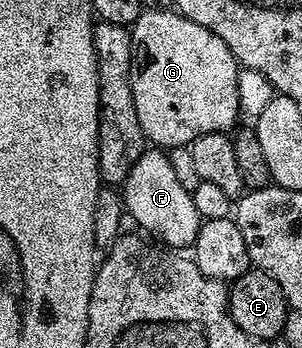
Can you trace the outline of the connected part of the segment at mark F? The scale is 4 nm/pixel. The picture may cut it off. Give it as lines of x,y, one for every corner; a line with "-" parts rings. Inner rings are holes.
147,148
136,159
136,163
129,175
126,176
120,192
125,212
132,215
134,224
139,230
147,229
147,231
142,231
149,234
151,238
159,237
159,239
154,239
174,251
185,250
185,245
186,248
193,246
203,220
196,211
193,192
185,189
180,184
180,179
176,179
176,171
172,171
170,158
161,148

